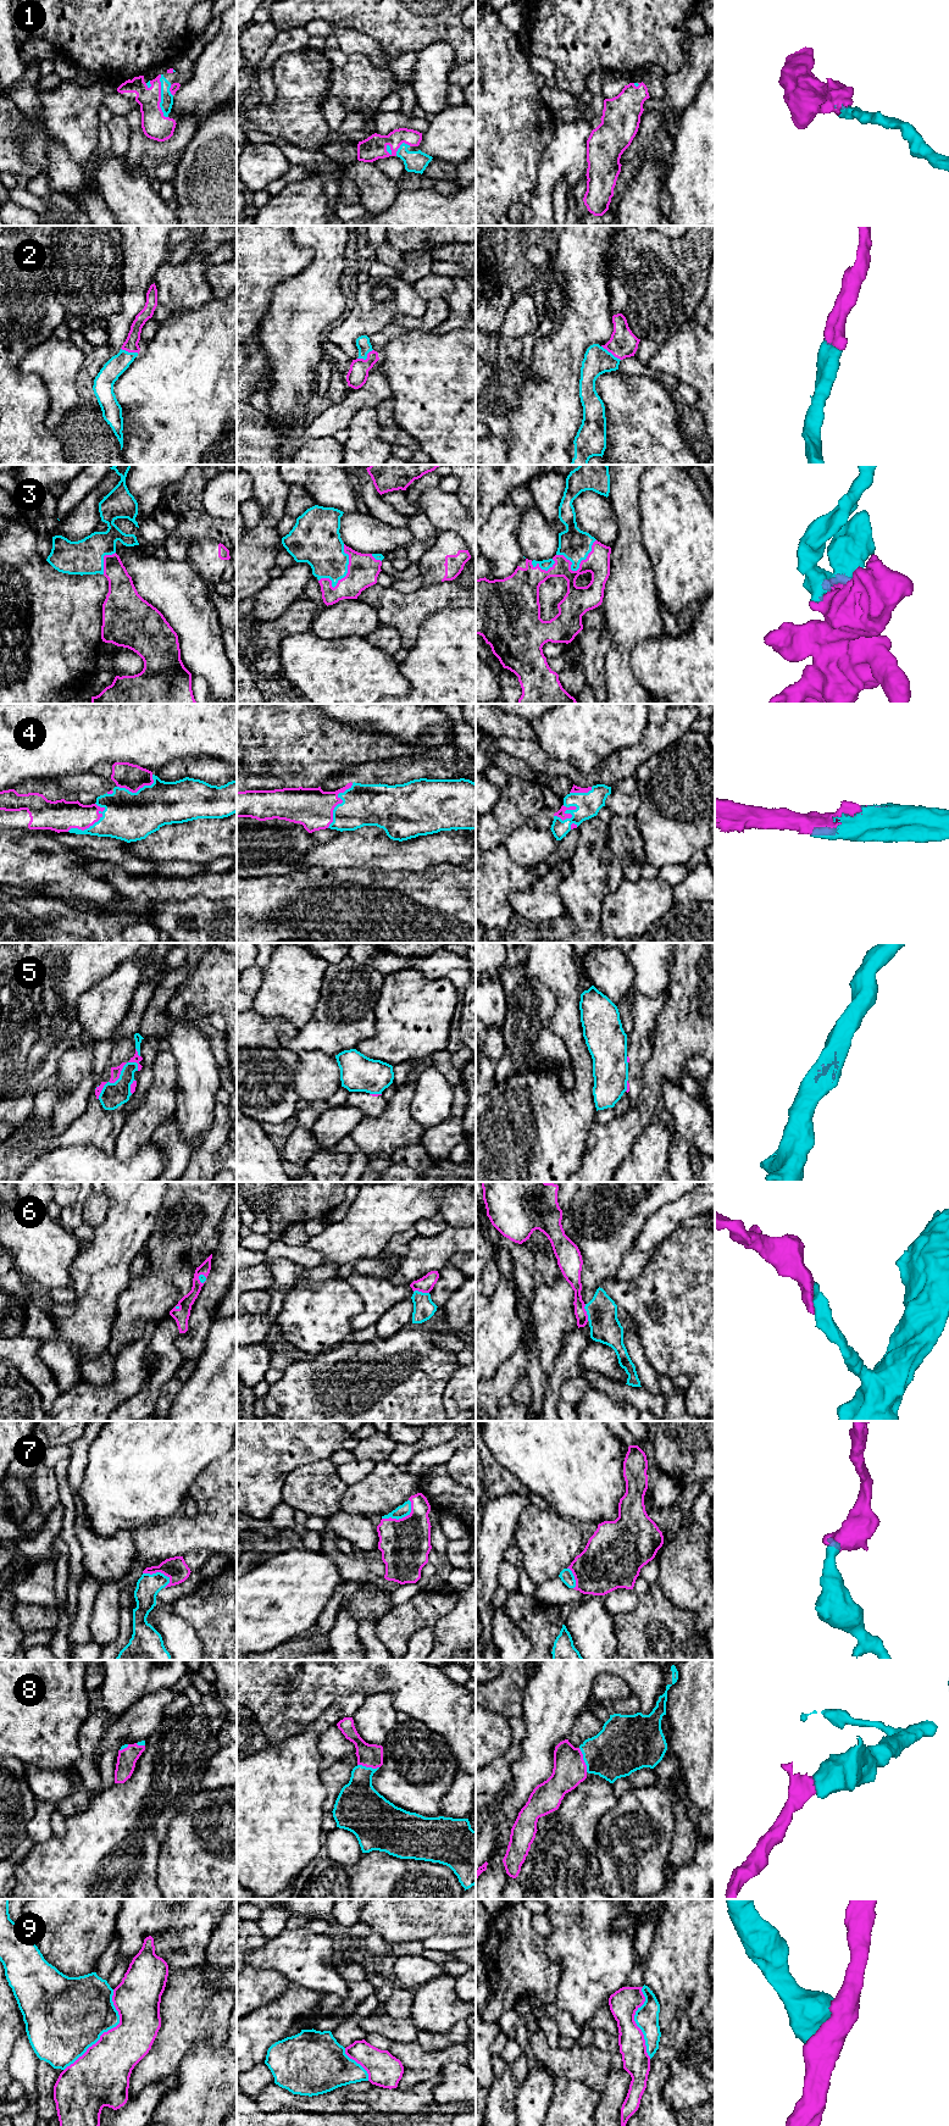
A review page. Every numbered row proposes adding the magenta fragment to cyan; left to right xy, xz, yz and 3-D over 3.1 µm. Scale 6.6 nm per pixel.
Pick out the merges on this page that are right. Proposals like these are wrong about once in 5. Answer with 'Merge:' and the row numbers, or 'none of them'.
Merge: 1, 2, 3, 4, 6, 7, 8

